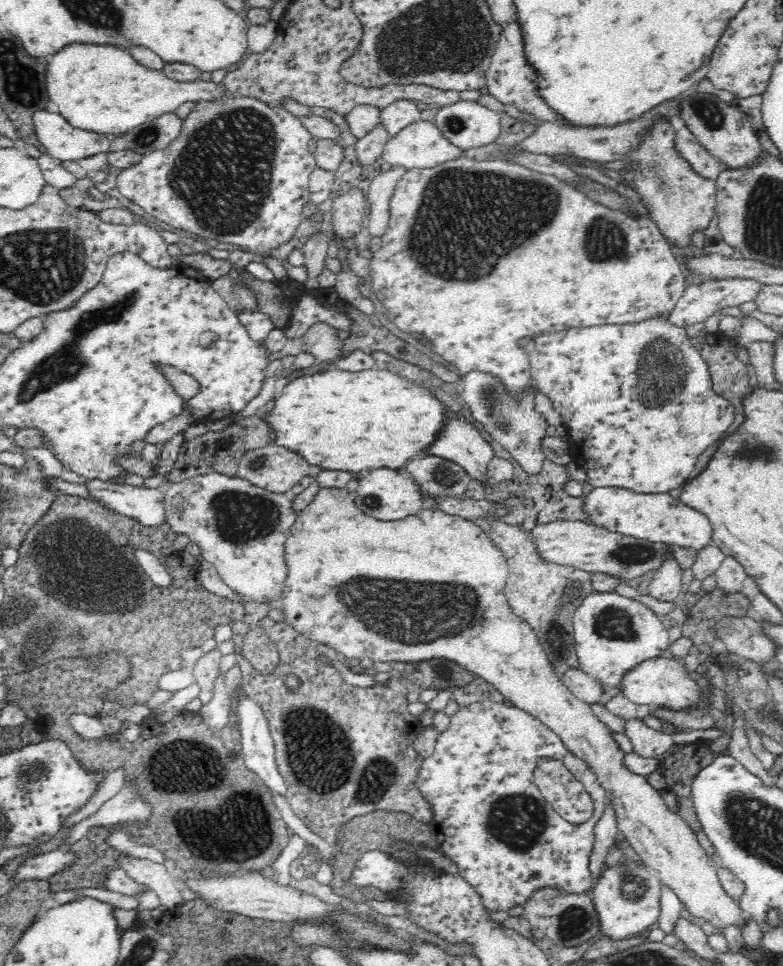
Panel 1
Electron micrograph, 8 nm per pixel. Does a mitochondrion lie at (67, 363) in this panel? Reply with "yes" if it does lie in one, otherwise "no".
yes

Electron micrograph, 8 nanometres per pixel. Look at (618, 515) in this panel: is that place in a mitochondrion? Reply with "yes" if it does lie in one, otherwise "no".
no

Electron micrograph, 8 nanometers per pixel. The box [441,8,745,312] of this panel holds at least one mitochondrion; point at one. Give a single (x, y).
(605, 241)

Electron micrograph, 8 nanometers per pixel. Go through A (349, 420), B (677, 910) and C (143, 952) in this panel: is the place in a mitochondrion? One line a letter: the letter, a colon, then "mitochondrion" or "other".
A: other
B: other
C: mitochondrion

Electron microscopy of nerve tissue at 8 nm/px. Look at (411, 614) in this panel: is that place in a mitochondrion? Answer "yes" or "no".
yes

